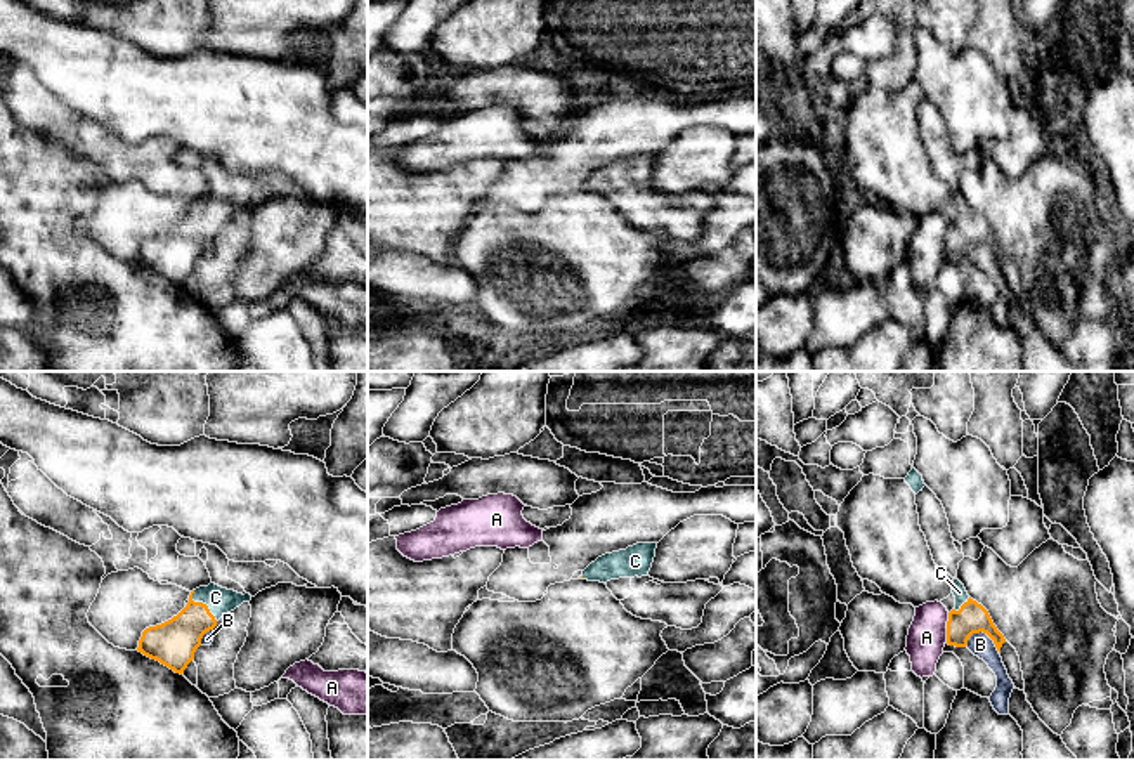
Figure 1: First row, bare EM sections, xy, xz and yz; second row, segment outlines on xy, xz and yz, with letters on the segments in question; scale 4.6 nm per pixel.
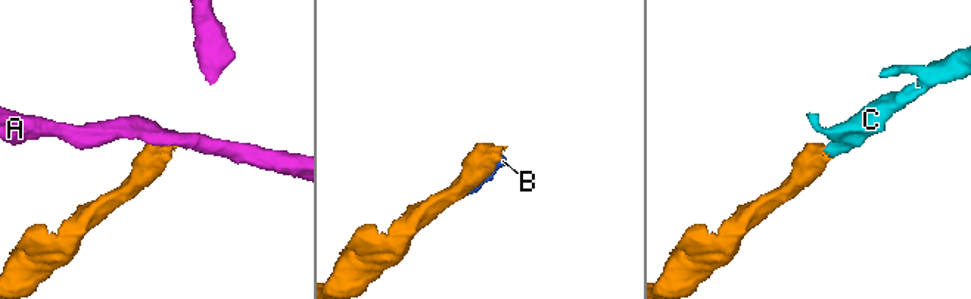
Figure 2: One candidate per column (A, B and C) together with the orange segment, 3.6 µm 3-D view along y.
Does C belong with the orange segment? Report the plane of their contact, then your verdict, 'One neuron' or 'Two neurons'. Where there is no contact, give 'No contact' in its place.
Touches orange in xy. One neuron

